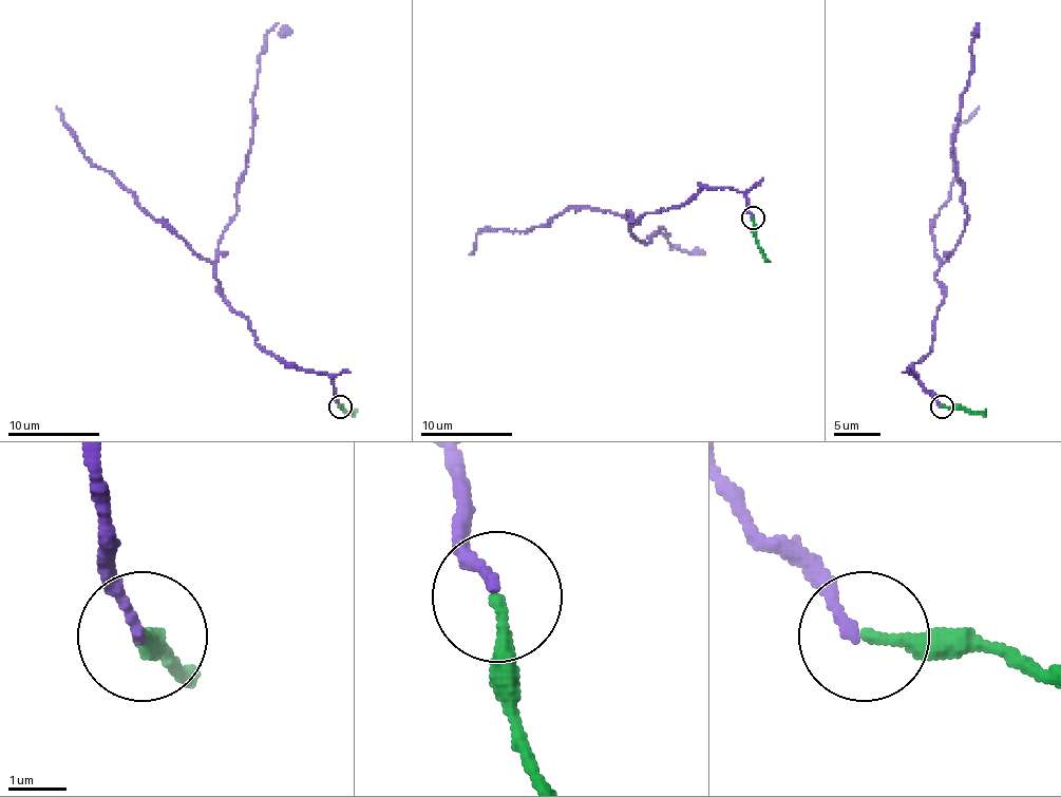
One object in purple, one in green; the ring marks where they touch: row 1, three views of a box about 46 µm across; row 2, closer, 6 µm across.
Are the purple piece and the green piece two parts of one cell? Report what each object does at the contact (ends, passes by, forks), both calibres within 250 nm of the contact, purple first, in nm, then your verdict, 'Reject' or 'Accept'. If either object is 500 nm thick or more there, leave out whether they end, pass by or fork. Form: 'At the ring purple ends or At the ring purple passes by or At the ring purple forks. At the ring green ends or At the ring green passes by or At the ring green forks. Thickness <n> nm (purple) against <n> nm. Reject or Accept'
At the ring purple ends. At the ring green ends. Thickness 180 nm (purple) against 200 nm. Accept

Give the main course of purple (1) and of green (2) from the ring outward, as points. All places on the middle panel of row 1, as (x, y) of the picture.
1: (753, 217), (742, 192), (702, 187), (638, 220), (628, 210), (638, 241), (663, 229), (673, 247), (698, 252)
2: (753, 217), (753, 235), (770, 261)

